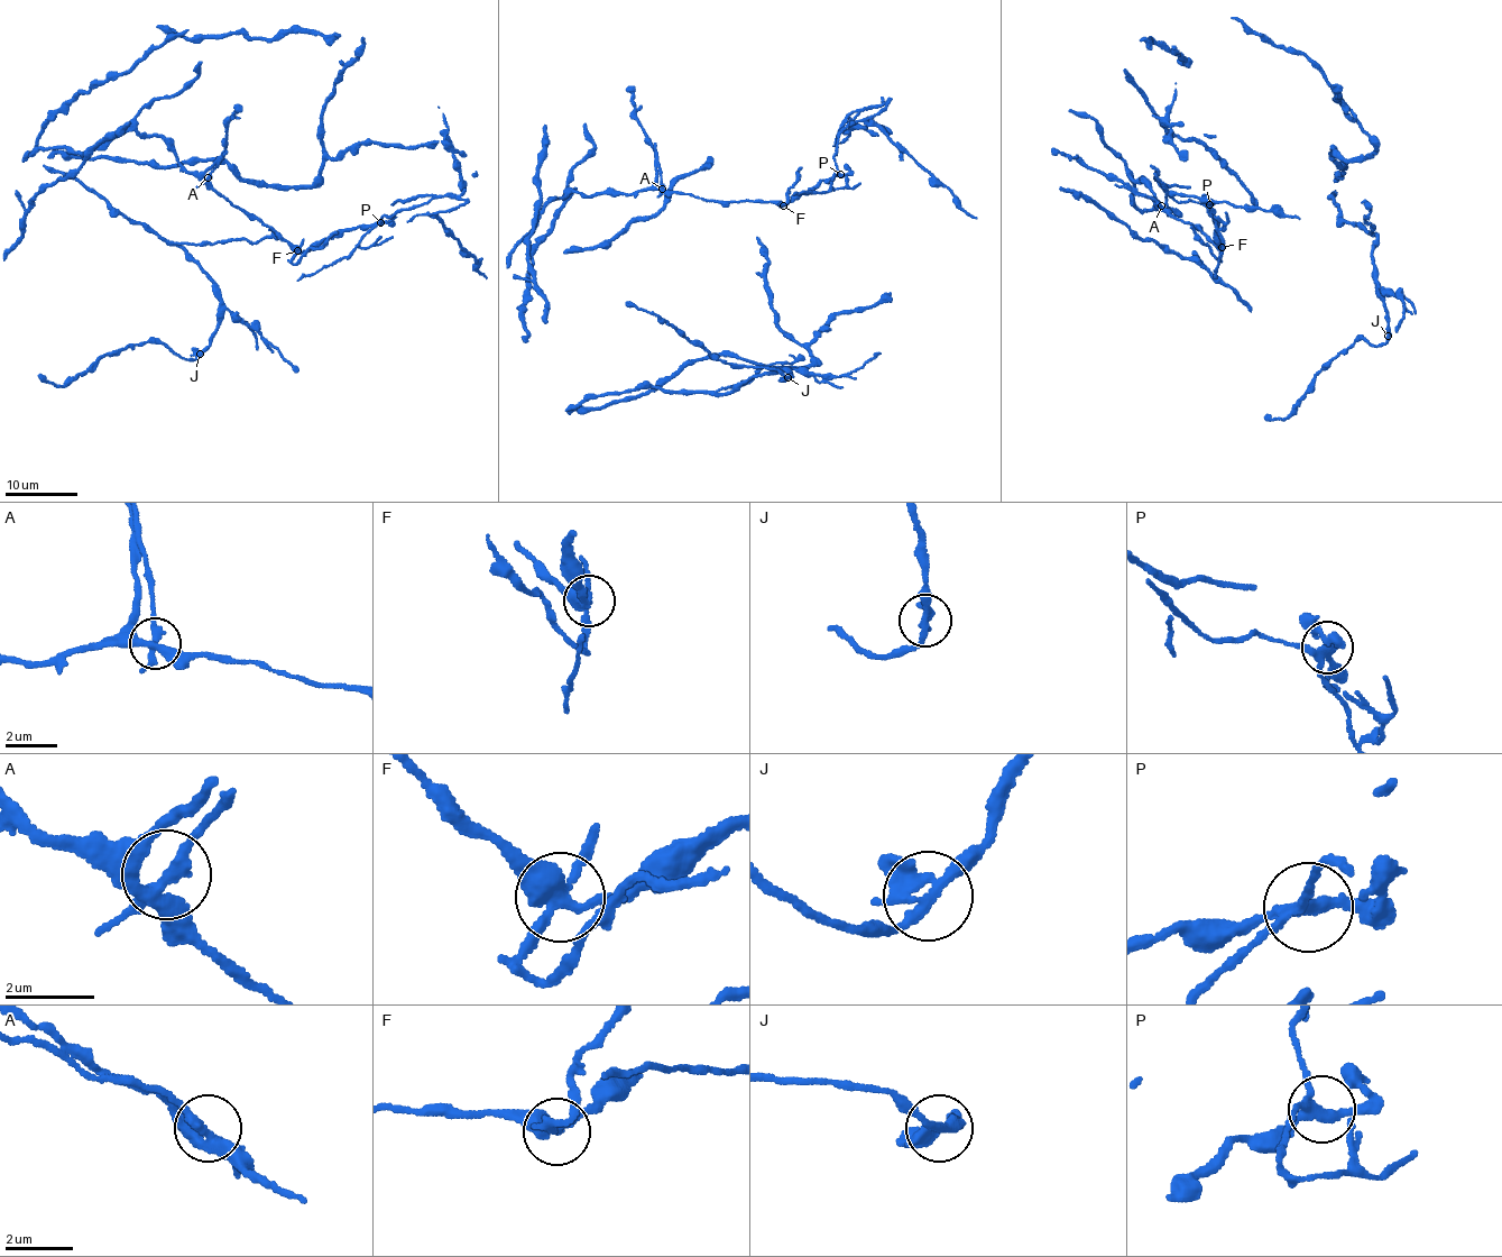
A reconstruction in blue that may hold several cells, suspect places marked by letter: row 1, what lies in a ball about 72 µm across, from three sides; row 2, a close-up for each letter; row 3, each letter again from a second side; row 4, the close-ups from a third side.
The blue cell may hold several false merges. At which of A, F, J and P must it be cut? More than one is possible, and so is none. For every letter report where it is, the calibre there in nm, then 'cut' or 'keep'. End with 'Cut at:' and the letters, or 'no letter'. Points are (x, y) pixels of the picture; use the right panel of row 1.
A: at (1161, 205); 280 nm thick; keep
F: at (1222, 247); 360 nm thick; cut
J: at (1388, 336); 260 nm thick; keep
P: at (1209, 204); 240 nm thick; cut
Cut at: F, P

